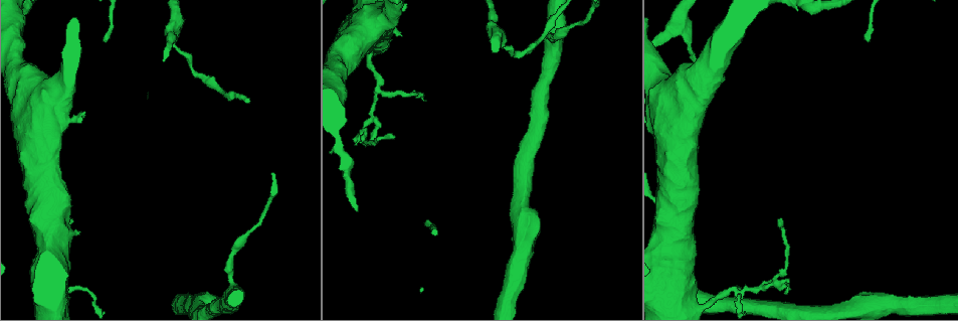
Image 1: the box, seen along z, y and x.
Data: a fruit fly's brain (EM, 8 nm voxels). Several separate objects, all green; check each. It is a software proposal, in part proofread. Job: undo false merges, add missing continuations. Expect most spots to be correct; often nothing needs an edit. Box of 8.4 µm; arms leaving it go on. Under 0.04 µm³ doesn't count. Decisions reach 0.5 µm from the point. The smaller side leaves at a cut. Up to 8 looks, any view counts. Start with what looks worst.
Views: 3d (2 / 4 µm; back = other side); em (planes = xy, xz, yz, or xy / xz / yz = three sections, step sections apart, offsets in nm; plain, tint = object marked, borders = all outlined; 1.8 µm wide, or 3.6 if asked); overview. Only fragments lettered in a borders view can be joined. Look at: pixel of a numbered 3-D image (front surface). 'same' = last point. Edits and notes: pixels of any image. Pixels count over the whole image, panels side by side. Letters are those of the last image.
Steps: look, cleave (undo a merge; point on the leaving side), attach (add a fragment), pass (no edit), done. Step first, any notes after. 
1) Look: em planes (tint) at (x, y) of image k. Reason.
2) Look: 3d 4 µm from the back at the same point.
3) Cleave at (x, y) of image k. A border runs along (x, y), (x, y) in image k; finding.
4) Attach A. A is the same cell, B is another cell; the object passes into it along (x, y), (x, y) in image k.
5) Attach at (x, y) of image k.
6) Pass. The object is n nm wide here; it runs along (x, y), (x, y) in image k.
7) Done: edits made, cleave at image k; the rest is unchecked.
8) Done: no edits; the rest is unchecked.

Look: em 3.6 µm xz step 8 (tint) at (374, 103) of image 1. Thin neck.

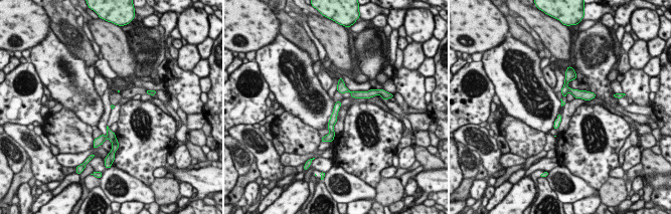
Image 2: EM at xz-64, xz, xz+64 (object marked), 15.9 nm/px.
Look: em 3.6 µm xy step 8 (tint) at the same point. Another direction.

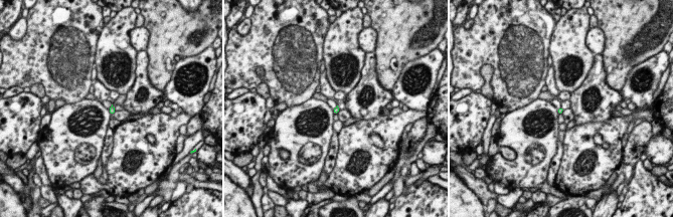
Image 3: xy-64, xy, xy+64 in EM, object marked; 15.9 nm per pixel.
Look: em 3.6 µm xy step 8 (borders) at the same point.

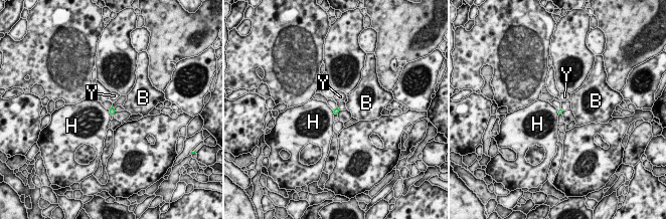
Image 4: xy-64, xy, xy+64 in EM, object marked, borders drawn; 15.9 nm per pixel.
Pass. B, H and Y are other cells; a border runs along (108, 110), (111, 115) in image 4; continuous, no second cell.

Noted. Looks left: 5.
Look: 3d 2 µm at (557, 42) of image 1. Two arms in line, one across.

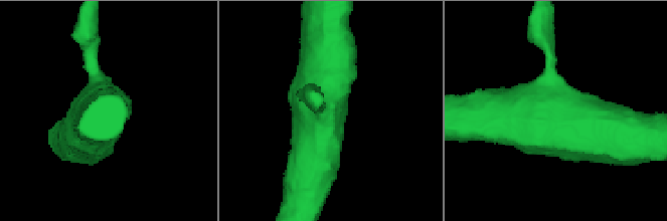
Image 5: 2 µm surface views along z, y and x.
Look: em planes (borders) at (554, 105) of image 5. 3 arms meet here; the arms are 190, 400, 400 nm wide; now the EM.

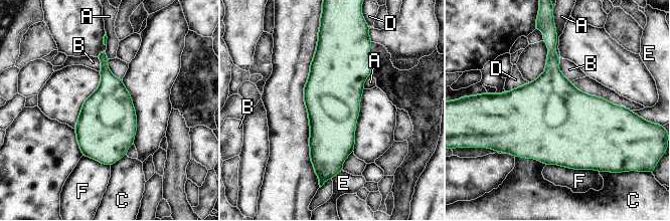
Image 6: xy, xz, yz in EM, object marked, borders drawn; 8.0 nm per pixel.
Pass. The longest contact is with F, 380 nm; A, B, C, D, E and F are other cells; a border runs along (558, 65), (559, 70), (570, 81) in image 6; continuous, no second cell.

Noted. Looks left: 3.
Look: 3d 2 µm at (395, 136) of image 1. Free end.

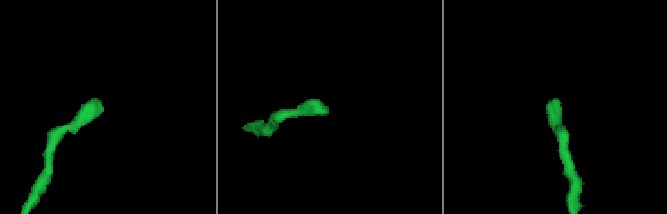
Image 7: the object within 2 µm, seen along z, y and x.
Look: em yz step 4 (plain) at (101, 100) of image 7. Need the tissue.

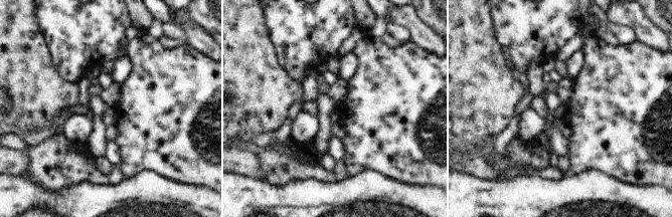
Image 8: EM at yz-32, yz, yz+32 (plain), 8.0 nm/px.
Look: em yz step 4 (borders) at the same point.

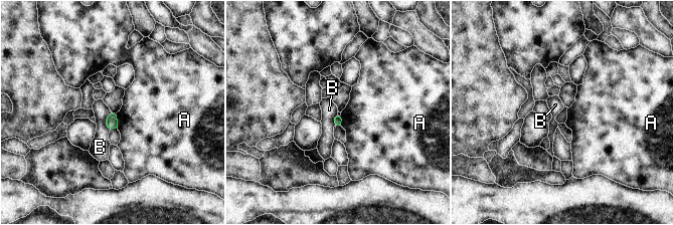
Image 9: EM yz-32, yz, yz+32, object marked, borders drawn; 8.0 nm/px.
Pass. A and B are other cells; a border runs along (111, 111), (106, 120), (109, 130) in image 9; none of them fits.

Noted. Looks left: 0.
Done: no edits; the rest is unchecked.

